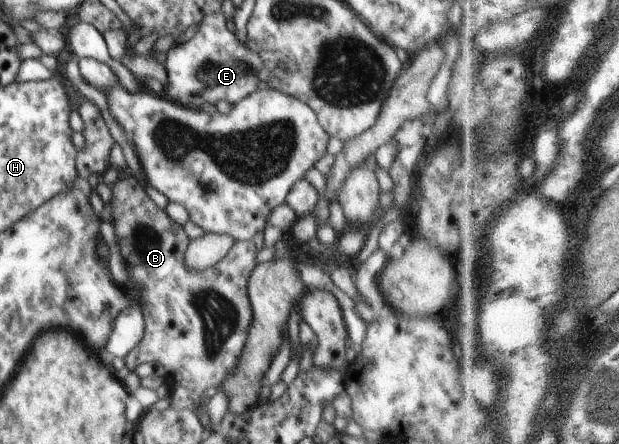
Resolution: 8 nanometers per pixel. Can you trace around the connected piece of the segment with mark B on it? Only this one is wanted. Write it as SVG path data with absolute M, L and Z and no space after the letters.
M136 177L114 179L110 185L112 200L109 204L112 206L114 216L112 220L114 232L118 238L122 258L130 271L130 278L136 286L135 289L140 292L139 307L145 322L144 336L136 348L125 356L125 365L130 371L134 371L144 362L159 362L172 380L172 392L169 397L171 407L192 410L194 414L198 414L200 420L207 422L202 395L210 386L221 388L222 382L226 382L230 372L237 367L252 324L253 312L248 296L248 278L252 270L260 264L256 259L258 252L256 245L253 240L235 241L228 256L216 266L204 272L188 270L184 264L187 249L184 227L174 222L174 232L170 232L172 220L165 209L154 204Z

